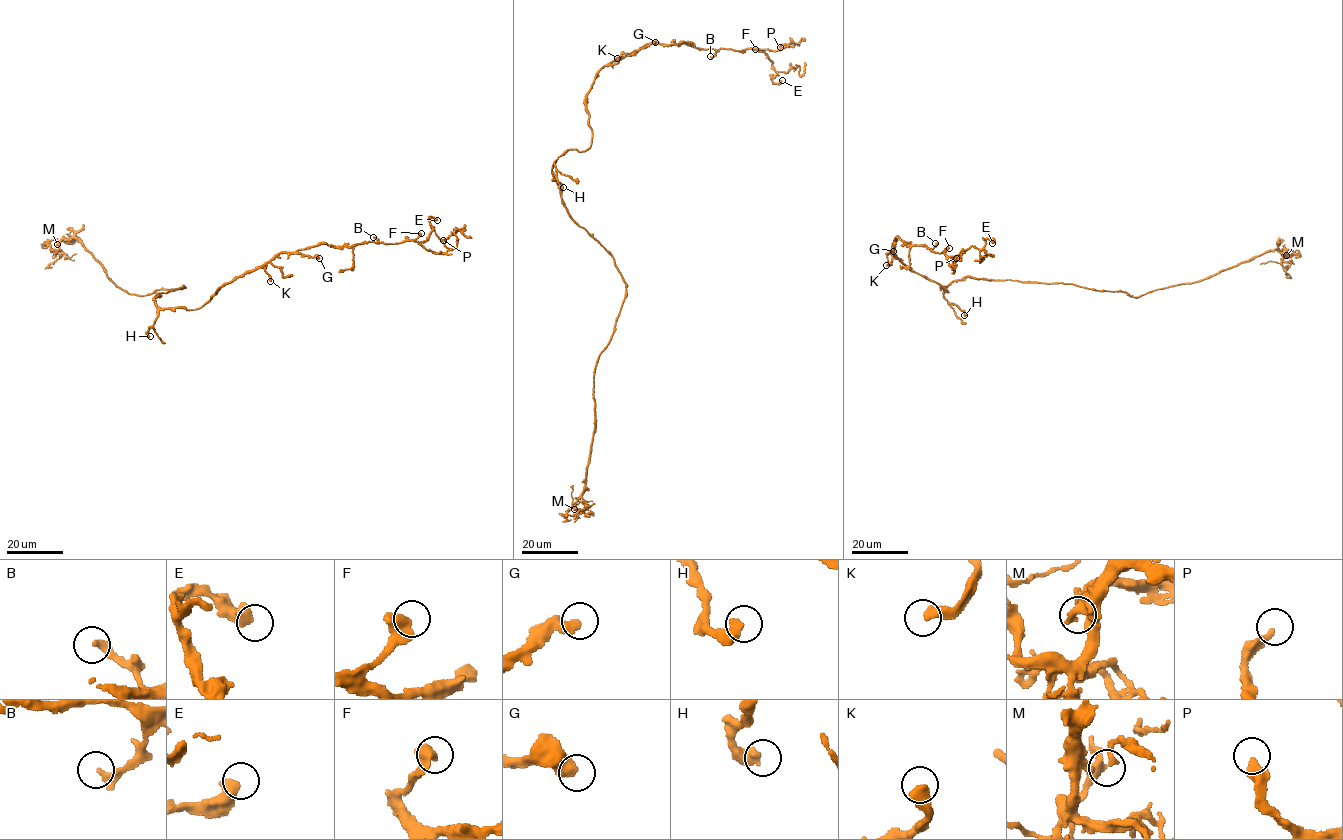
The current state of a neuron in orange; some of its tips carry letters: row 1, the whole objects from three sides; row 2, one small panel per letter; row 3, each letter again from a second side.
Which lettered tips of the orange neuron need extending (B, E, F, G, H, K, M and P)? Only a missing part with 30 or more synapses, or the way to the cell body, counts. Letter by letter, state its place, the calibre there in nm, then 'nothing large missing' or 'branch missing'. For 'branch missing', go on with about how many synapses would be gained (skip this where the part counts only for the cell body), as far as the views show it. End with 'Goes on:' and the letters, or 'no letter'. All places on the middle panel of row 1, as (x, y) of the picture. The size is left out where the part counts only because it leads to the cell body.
B: place (710, 56); calibre 320 nm; nothing large missing
E: place (782, 80); calibre 550 nm; nothing large missing
F: place (755, 49); calibre 480 nm; nothing large missing
G: place (655, 42); calibre 460 nm; nothing large missing
H: place (563, 187); calibre 500 nm; nothing large missing
K: place (617, 58); calibre 480 nm; nothing large missing
M: place (574, 509); calibre 170 nm; nothing large missing
P: place (780, 47); calibre 340 nm; nothing large missing
Goes on: no letter

